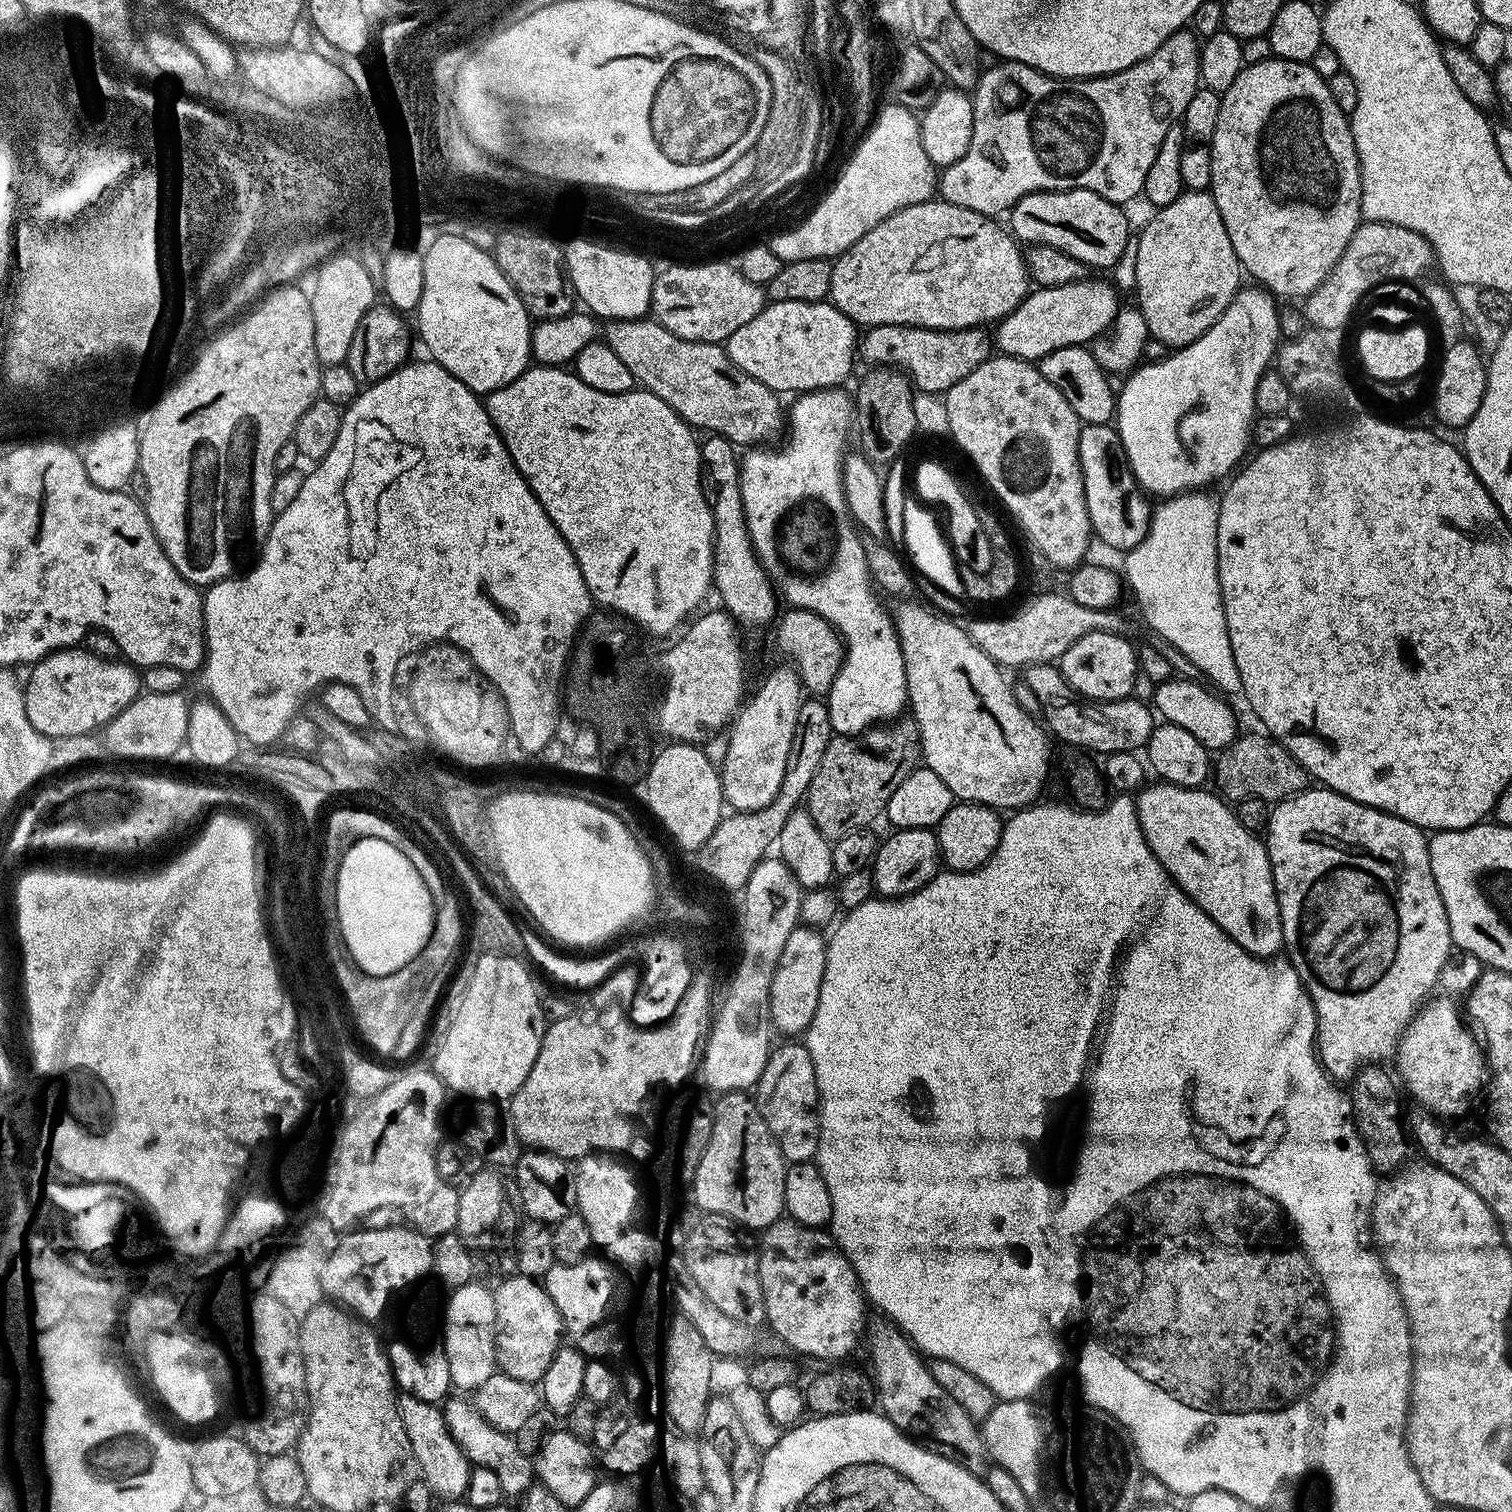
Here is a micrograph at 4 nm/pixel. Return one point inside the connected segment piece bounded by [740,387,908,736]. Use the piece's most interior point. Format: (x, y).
(795, 508)

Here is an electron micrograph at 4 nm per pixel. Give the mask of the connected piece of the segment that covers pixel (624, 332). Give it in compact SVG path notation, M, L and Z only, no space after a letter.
M653 318L639 320L612 320L605 323L602 336L610 345L614 354L630 370L633 381L645 391L654 395L670 406L680 417L693 428L722 435L737 446L756 446L772 439L784 426L784 414L780 412L781 397L762 385L756 378L738 370L730 362L727 349L720 344L694 343L692 340L678 339L664 328L661 321Z

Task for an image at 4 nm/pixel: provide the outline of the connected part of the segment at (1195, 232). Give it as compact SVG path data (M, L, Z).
M1185 190L1155 215L1136 244L1138 307L1148 327L1147 335L1175 350L1214 326L1241 287L1242 269L1211 191Z

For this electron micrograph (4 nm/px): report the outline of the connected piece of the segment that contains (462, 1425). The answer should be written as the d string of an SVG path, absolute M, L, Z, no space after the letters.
M449 1397L444 1404L445 1419L450 1431L462 1449L467 1453L475 1465L485 1466L496 1472L500 1481L502 1493L505 1497L524 1495L533 1487L535 1479L534 1462L522 1450L519 1440L515 1435L498 1430L492 1423L485 1419L479 1409L462 1398Z

